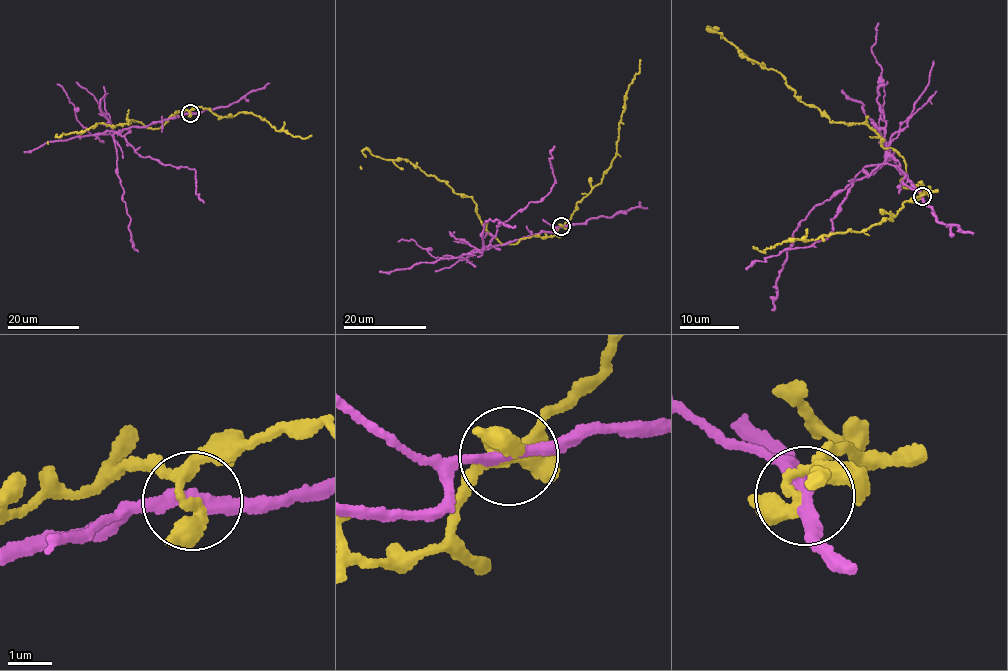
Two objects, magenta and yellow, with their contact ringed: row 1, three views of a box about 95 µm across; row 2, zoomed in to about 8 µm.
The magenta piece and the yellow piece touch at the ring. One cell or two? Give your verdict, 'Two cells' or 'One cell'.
Two cells

